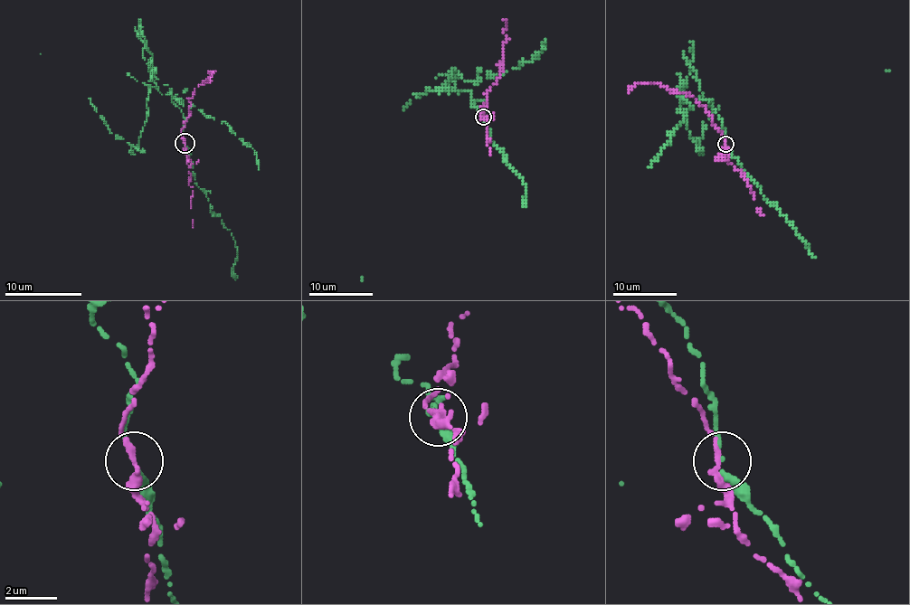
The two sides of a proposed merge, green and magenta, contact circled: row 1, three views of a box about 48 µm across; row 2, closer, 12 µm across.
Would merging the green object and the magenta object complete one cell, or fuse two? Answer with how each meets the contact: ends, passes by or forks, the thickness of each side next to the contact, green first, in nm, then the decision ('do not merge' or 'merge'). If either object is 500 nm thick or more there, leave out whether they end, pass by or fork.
green passes by; magenta passes by; calibres 160 and 240 nm; do not merge

